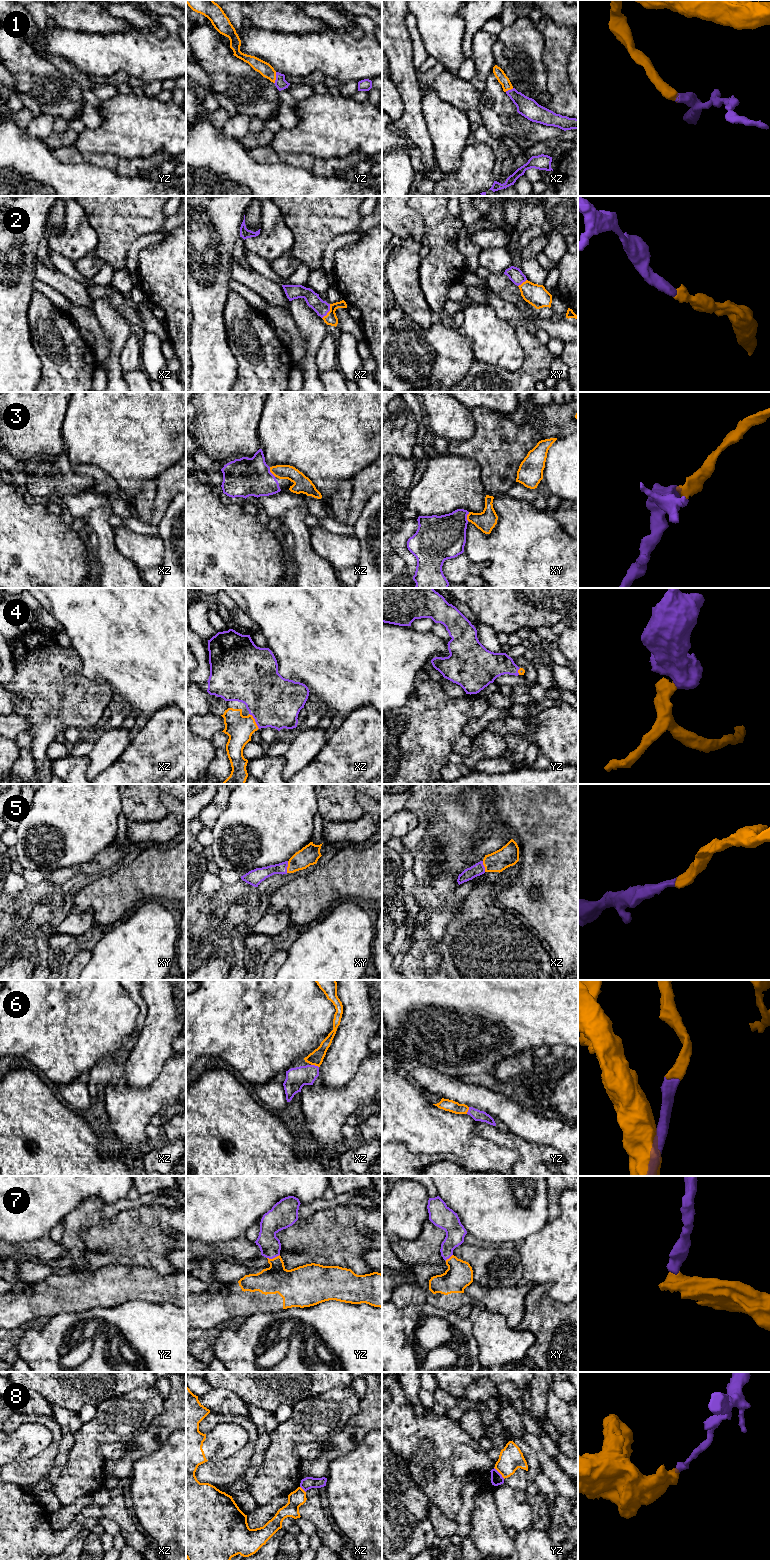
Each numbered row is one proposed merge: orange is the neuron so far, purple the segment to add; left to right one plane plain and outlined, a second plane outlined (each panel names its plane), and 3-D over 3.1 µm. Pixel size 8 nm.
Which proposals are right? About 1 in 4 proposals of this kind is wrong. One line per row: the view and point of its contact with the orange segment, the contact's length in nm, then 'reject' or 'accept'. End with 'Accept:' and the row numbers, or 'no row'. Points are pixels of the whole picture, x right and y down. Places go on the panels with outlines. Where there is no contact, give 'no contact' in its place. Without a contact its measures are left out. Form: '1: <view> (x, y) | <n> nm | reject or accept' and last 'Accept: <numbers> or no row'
1: yz (275, 78) | 100 nm | accept
2: xz (329, 311) | 140 nm | accept
3: xz (271, 472) | 90 nm | accept
4: xz (254, 721) | 150 nm | accept
5: xy (287, 867) | 100 nm | accept
6: xz (315, 1065) | 70 nm | accept
7: yz (273, 1258) | 110 nm | accept
8: yz (499, 1472) | 130 nm | reject
Accept: 1, 2, 3, 4, 5, 6, 7

